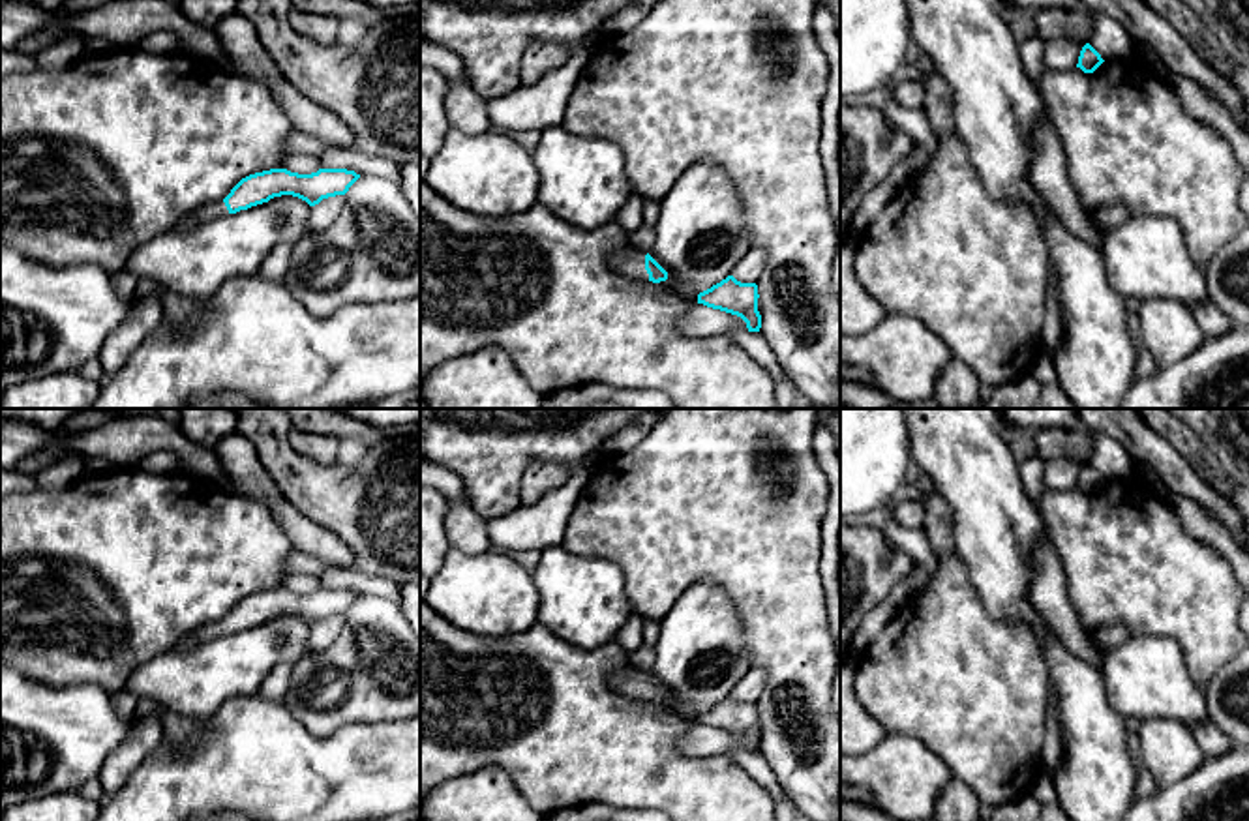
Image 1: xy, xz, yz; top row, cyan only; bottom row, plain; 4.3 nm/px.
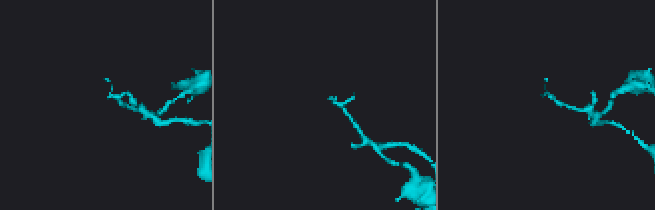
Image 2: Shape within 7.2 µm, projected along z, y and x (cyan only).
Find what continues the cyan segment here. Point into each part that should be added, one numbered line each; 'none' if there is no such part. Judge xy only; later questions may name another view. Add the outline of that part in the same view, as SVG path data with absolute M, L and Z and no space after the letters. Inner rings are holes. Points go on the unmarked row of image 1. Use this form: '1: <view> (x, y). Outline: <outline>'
1: xy (210, 632). Outline: M219 620L216 624L204 626L193 634L186 635L176 647L173 647L173 650L188 650L199 643L206 643L216 637L227 635L227 634L229 634L229 630L227 630L225 622Z

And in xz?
1: xz (631, 683). Outline: M628 667L621 673L615 673L613 677L609 677L609 686L615 692L621 692L623 695L649 701L649 694L645 690L645 675L647 673L638 667Z

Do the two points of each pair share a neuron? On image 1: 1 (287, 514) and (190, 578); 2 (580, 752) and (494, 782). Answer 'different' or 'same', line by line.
1: different
2: different

